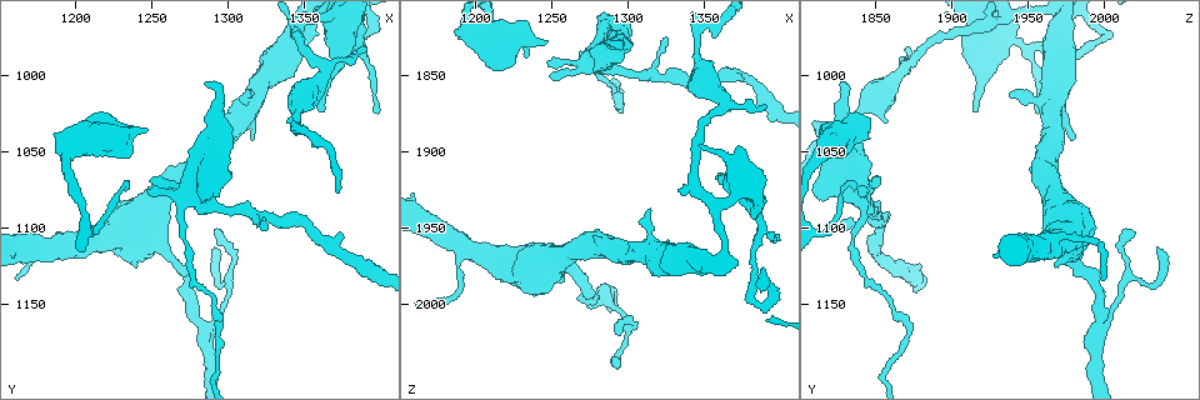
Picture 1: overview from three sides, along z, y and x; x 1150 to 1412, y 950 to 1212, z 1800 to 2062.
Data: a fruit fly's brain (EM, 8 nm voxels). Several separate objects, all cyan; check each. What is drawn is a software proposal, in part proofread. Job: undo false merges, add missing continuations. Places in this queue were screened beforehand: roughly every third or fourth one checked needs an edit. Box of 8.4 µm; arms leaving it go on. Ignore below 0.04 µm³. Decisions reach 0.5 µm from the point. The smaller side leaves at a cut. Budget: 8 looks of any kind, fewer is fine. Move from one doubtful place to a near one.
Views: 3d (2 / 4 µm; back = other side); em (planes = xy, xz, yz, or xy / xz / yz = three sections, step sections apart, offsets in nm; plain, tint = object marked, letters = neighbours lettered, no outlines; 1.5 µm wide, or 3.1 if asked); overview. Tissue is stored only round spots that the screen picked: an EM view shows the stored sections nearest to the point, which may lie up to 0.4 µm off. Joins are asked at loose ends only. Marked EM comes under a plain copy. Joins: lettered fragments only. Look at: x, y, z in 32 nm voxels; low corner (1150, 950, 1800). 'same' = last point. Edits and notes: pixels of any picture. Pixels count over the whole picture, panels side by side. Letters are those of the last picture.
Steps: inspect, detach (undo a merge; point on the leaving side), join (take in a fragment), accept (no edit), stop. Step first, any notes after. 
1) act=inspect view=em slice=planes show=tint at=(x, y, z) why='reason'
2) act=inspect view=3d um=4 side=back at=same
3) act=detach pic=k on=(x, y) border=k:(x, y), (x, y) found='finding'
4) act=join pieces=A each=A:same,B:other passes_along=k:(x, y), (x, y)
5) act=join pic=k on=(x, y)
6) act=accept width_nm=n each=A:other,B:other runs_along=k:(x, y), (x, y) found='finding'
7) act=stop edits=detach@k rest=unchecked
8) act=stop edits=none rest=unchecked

act=inspect view=em slice=planes show=tint at=(1248, 1036, 1828) why='free end'

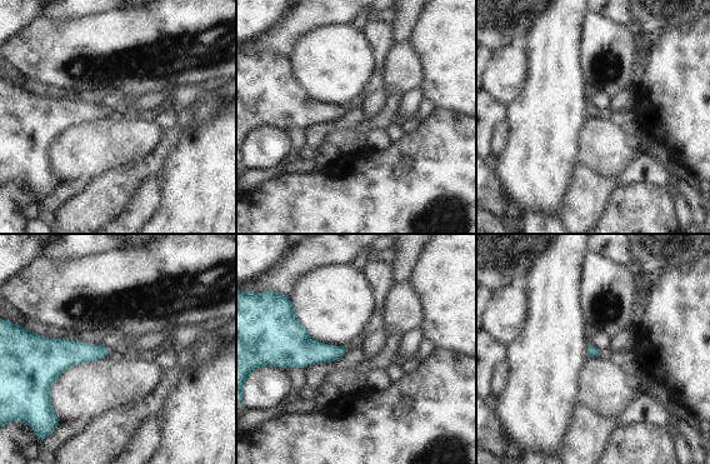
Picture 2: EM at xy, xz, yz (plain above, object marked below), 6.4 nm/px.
act=inspect view=em slice=planes show=letters at=same

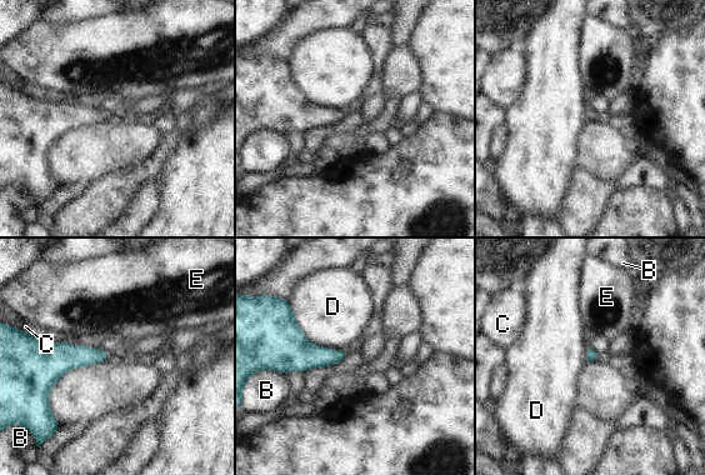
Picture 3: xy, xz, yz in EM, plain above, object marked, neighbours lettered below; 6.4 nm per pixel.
act=accept each=B:other,C:other,D:other,E:other border=3:(289, 301), (311, 341), (346, 351) found='none of them fits'

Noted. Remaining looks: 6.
act=inspect view=3d um=2 at=(1390, 980, 1870) why='thin end'

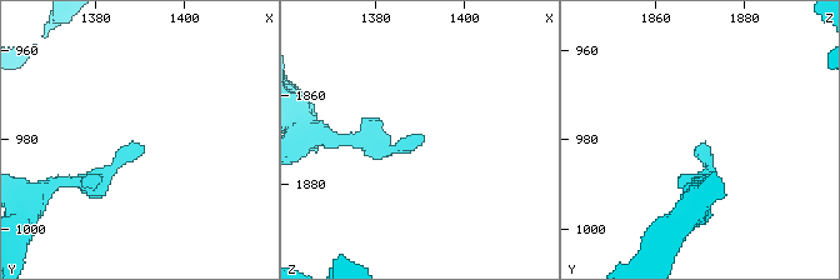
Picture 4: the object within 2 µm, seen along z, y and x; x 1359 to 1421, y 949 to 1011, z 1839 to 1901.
act=inspect view=em slice=planes show=letters at=(1391, 981, 1870) why='now the EM'

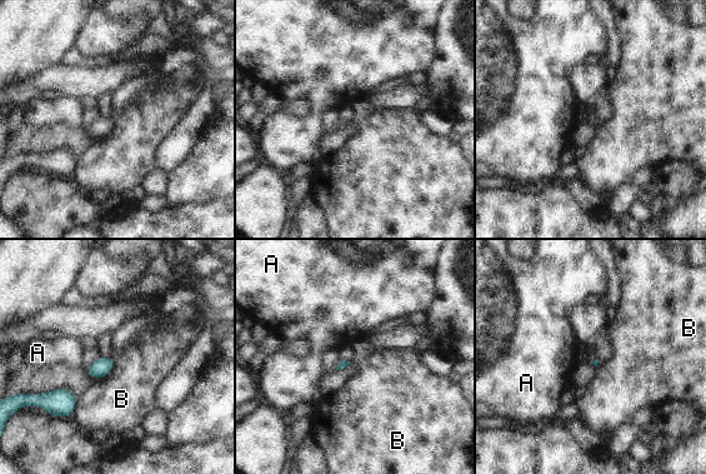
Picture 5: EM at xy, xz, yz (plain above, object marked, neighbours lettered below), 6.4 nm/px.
act=accept each=A:other,B:other border=5:(115, 359), (114, 367), (100, 379) found='none of them fits'

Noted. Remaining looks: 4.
act=inspect view=em slice=planes show=letters at=(1398, 1024, 1954)

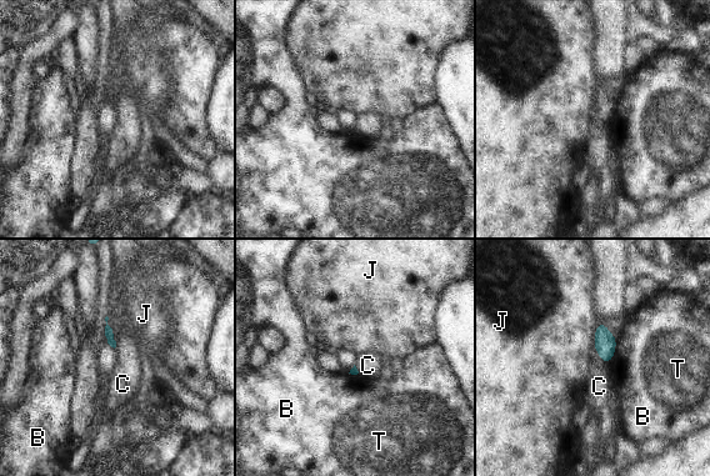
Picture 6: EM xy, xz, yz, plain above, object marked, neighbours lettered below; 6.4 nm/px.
act=accept each=B:other,C:other,J:other,T:other border=6:(599, 357), (608, 364) found='no lettered fragment goes on from it'

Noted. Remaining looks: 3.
act=stop edits=none rest=unchecked

